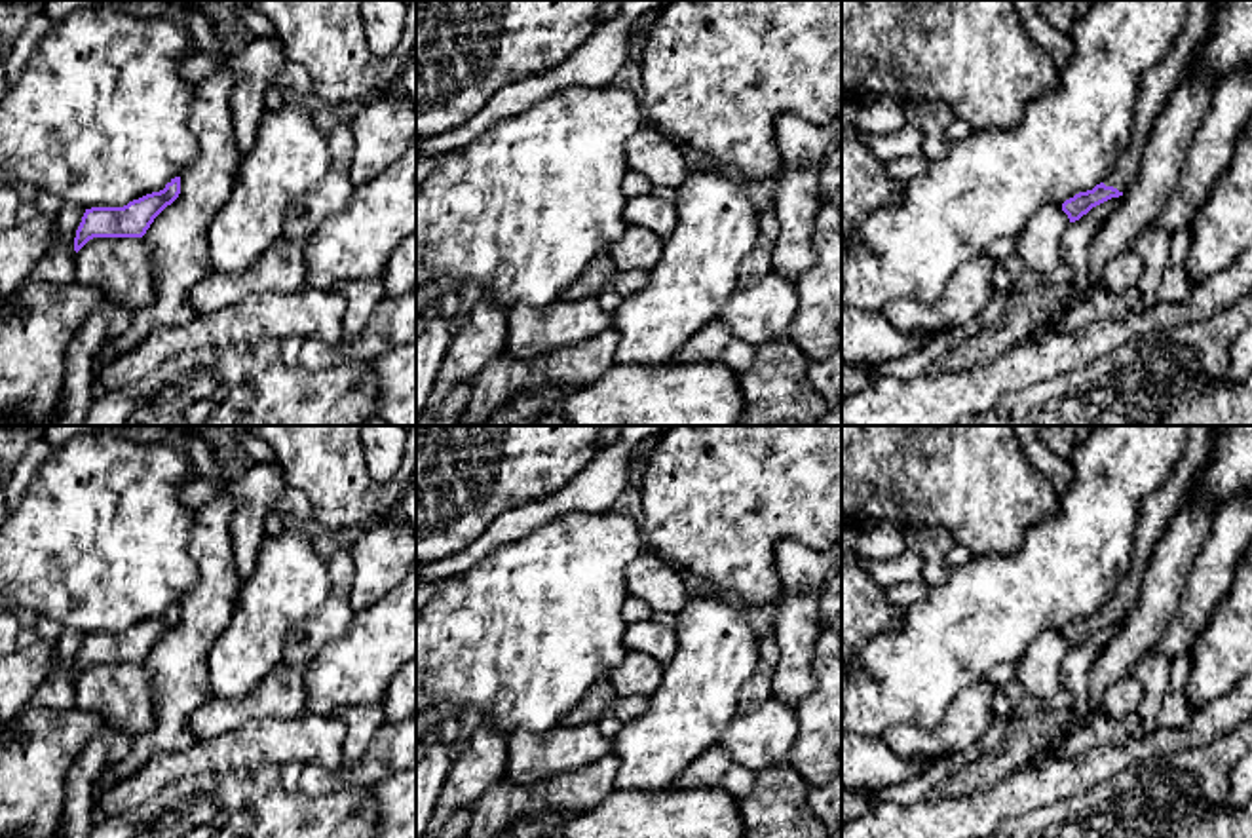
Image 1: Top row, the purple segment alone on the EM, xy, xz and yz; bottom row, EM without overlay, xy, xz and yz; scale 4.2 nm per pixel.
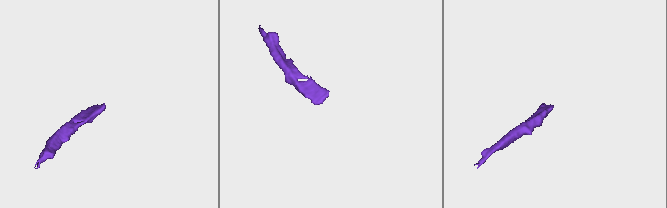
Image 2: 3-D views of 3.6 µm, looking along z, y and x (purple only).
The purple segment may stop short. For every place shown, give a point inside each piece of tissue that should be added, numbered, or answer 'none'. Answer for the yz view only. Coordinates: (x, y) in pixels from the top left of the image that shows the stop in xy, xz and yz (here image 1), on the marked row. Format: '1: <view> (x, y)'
1: yz (1156, 84)

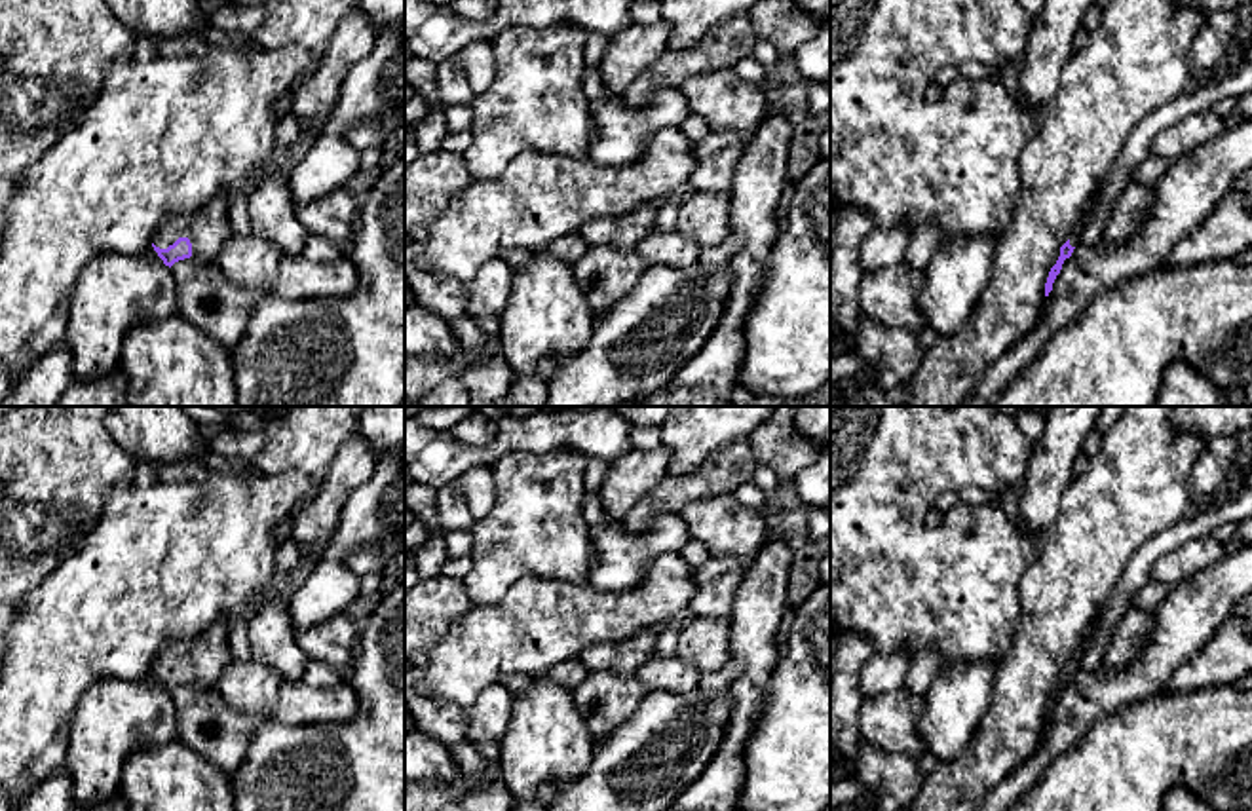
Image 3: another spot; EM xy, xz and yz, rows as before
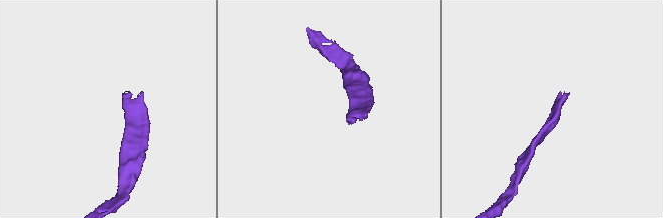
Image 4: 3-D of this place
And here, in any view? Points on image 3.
1: xy (209, 228)

